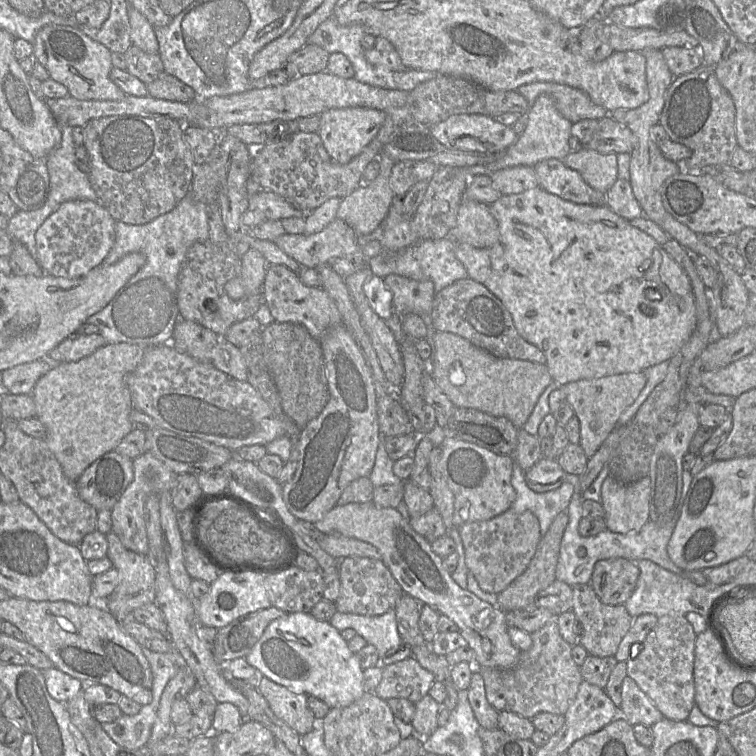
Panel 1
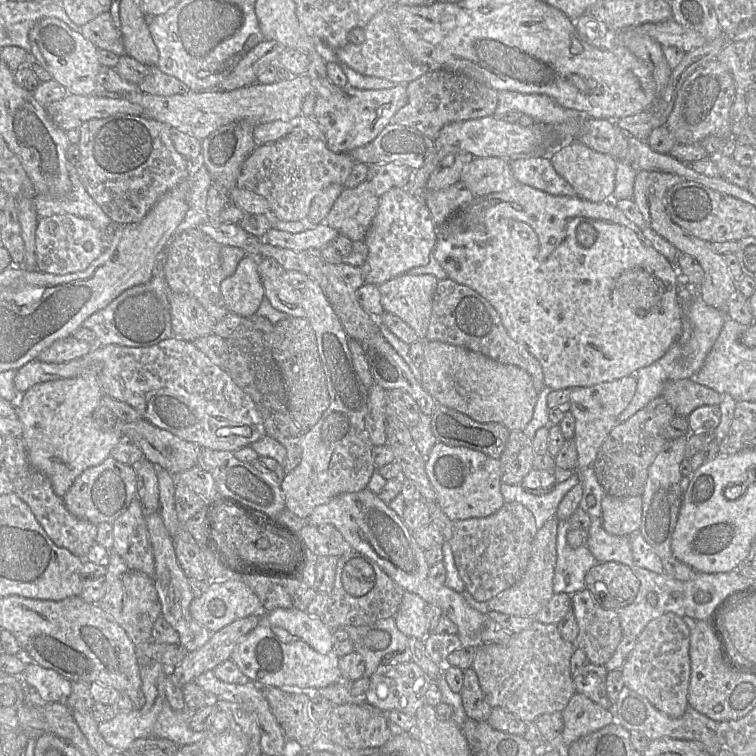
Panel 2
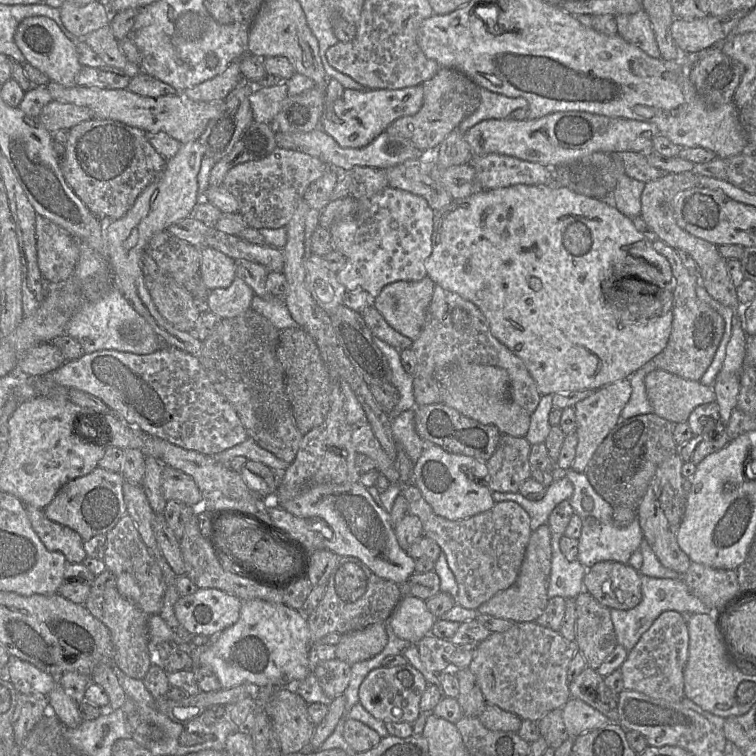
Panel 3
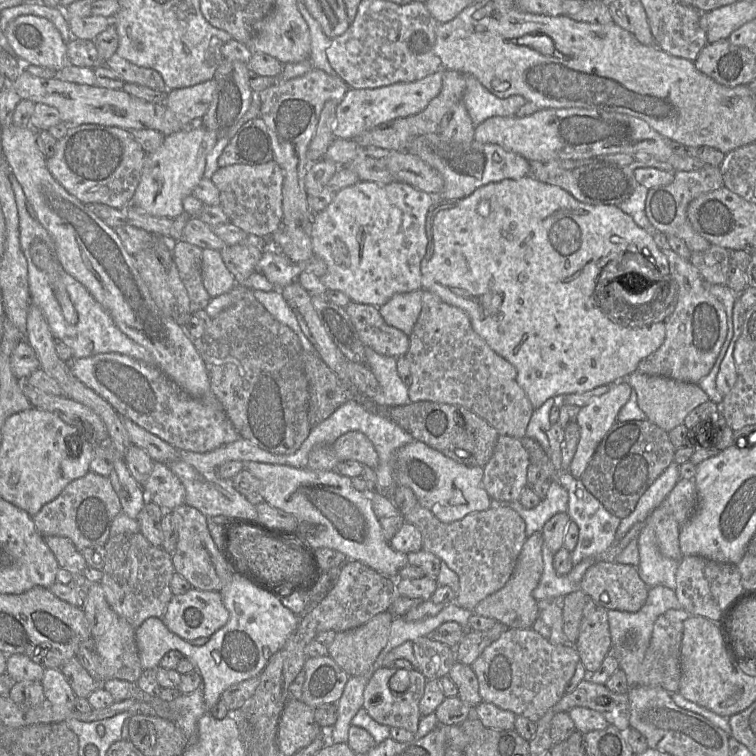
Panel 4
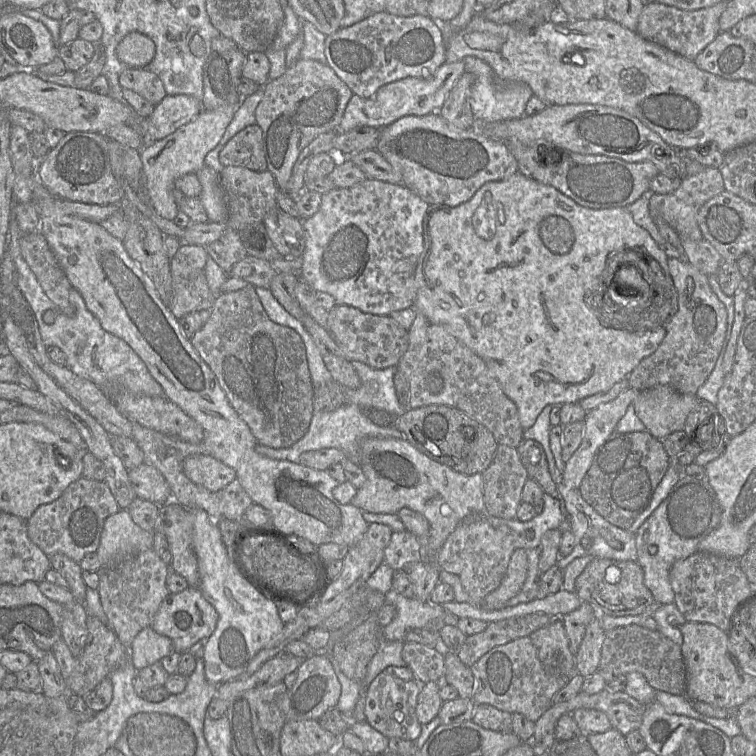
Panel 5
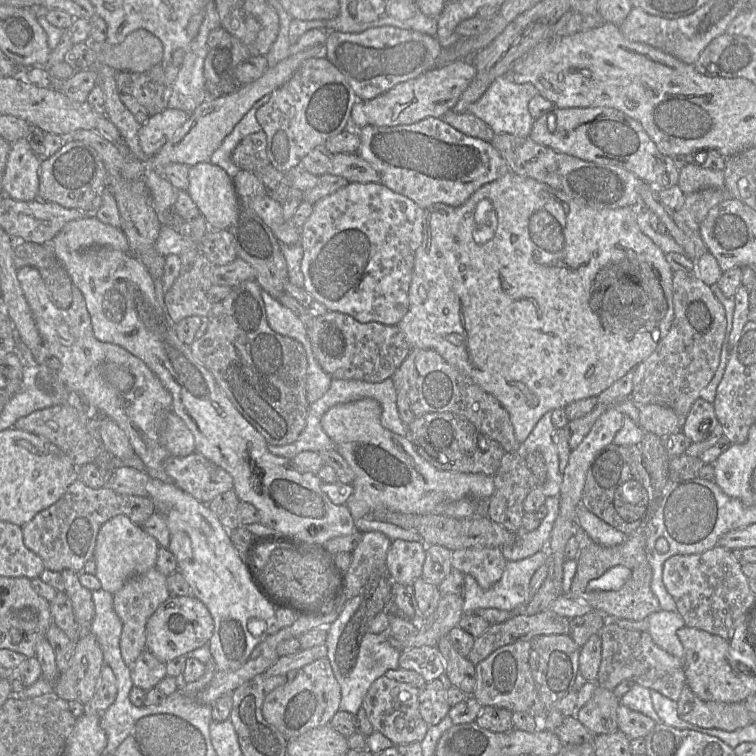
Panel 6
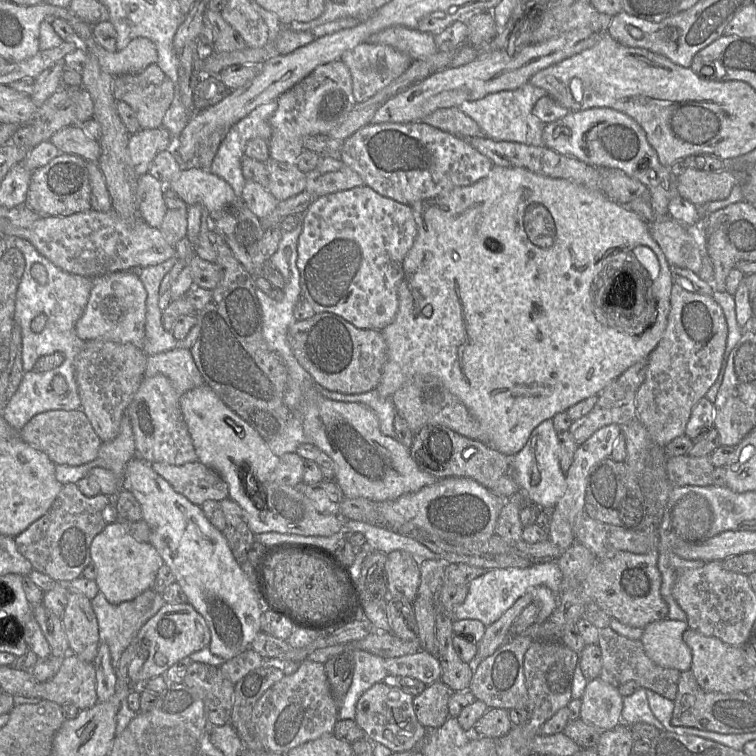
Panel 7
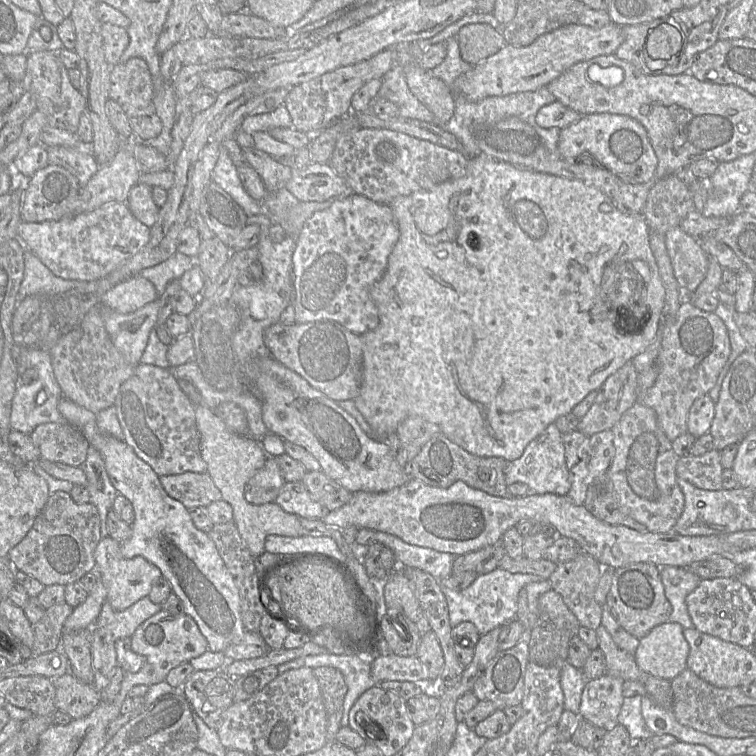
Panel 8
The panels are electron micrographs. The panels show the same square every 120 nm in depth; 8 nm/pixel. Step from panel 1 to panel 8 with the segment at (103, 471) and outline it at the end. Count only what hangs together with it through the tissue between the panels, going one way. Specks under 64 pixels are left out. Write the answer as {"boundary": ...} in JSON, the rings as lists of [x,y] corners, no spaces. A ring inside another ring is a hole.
{"boundary":[[[56,491],[50,494],[26,536],[8,552],[14,571],[22,571],[45,586],[79,581],[95,567],[94,552],[101,540],[98,509],[92,503],[78,504],[70,494]]]}

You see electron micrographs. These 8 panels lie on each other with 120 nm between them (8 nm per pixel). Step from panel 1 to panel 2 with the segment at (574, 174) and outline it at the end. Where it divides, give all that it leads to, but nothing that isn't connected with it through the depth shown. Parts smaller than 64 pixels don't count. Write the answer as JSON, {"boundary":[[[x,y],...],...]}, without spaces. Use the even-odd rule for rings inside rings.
{"boundary":[[[549,155],[516,157],[509,162],[517,183],[554,196],[577,196],[572,186],[556,172]]]}

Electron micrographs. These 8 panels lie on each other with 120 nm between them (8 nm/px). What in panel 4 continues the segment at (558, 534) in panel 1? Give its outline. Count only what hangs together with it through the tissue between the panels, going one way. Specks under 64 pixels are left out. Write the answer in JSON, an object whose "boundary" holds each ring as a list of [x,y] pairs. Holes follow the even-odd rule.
{"boundary":[[[542,531],[536,532],[526,539],[508,582],[499,591],[481,601],[475,607],[474,615],[495,619],[509,628],[532,628],[540,613],[538,601],[533,597],[533,591],[538,586],[543,573],[543,545]]]}

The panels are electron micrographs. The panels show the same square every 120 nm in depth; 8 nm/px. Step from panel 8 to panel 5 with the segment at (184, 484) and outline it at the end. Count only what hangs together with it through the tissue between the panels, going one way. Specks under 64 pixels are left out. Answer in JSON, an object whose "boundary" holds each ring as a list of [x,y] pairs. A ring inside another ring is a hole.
{"boundary":[[[208,454],[191,455],[183,462],[183,472],[193,483],[220,492],[236,478],[236,471]]]}

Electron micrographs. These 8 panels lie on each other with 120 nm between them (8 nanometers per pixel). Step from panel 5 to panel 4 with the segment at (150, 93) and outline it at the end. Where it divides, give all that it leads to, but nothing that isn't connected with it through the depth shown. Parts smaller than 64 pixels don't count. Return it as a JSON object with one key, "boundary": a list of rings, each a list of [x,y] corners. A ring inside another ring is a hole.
{"boundary":[[[114,53],[105,63],[110,69],[120,74],[125,83],[146,86],[159,92],[166,92],[167,87],[161,74],[152,69],[134,65]]]}

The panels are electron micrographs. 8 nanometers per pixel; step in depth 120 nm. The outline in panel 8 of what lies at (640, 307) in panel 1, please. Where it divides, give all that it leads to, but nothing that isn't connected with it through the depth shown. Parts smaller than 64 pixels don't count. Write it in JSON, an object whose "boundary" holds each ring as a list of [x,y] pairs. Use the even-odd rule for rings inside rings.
{"boundary":[[[481,153],[481,154],[479,154],[479,155],[476,155],[476,156],[473,156],[473,157],[470,157],[470,161],[469,161],[469,165],[468,165],[468,168],[467,168],[467,172],[466,172],[466,174],[465,174],[465,175],[464,175],[464,176],[463,176],[463,177],[460,177],[460,178],[457,178],[457,179],[453,179],[453,180],[449,180],[449,181],[446,181],[446,182],[443,182],[443,183],[441,183],[441,184],[439,184],[439,185],[437,185],[437,186],[435,186],[435,187],[434,187],[434,188],[432,188],[432,189],[429,189],[429,190],[425,190],[425,191],[418,191],[418,192],[415,192],[415,193],[412,193],[412,194],[410,194],[410,195],[407,195],[407,196],[401,196],[401,197],[398,197],[398,198],[396,198],[396,199],[395,199],[395,200],[394,200],[394,201],[393,201],[393,202],[392,202],[392,203],[390,203],[390,204],[389,204],[389,205],[390,205],[390,207],[391,207],[391,208],[392,208],[392,210],[393,210],[393,213],[394,213],[394,217],[395,217],[395,220],[396,220],[396,222],[397,222],[397,225],[398,225],[398,228],[399,228],[399,231],[400,231],[400,236],[399,236],[399,239],[398,239],[398,241],[397,241],[397,243],[396,243],[396,244],[395,244],[395,246],[394,246],[394,248],[393,248],[393,250],[392,250],[392,252],[391,252],[391,254],[390,254],[390,255],[389,255],[389,258],[388,258],[388,263],[387,263],[387,268],[386,268],[386,270],[385,270],[385,273],[384,273],[384,274],[383,274],[383,276],[382,276],[382,278],[381,278],[381,279],[380,279],[380,280],[379,280],[379,281],[378,281],[378,282],[377,282],[377,283],[375,283],[375,284],[374,284],[374,285],[373,285],[373,286],[372,286],[372,287],[371,287],[371,288],[370,288],[370,290],[369,290],[369,294],[370,294],[370,297],[371,297],[371,299],[372,299],[372,300],[373,300],[373,302],[374,302],[374,304],[375,304],[375,305],[376,305],[376,307],[377,307],[377,309],[378,309],[378,314],[379,314],[379,325],[378,325],[378,326],[377,326],[377,327],[376,327],[376,328],[375,328],[375,329],[374,329],[374,330],[371,330],[371,331],[368,331],[368,332],[366,332],[366,333],[364,333],[364,334],[362,334],[362,335],[360,335],[360,336],[361,336],[361,339],[362,339],[362,343],[363,343],[363,374],[362,374],[362,382],[361,382],[361,387],[360,387],[360,392],[359,392],[359,395],[358,395],[358,396],[357,396],[357,397],[356,397],[356,398],[355,398],[355,399],[353,399],[353,401],[354,401],[354,402],[355,402],[355,405],[356,405],[356,408],[357,408],[357,409],[358,409],[358,411],[359,411],[359,412],[360,412],[360,413],[361,413],[361,414],[362,414],[362,416],[363,416],[363,417],[364,417],[364,418],[365,418],[365,420],[366,420],[366,421],[367,421],[367,423],[368,423],[368,424],[369,424],[369,426],[370,426],[370,427],[371,427],[371,429],[372,429],[372,434],[373,434],[373,435],[374,435],[374,436],[375,436],[375,439],[378,439],[378,437],[380,437],[380,436],[384,436],[384,437],[388,437],[388,436],[389,436],[389,435],[390,435],[390,434],[392,434],[392,433],[394,433],[394,432],[395,432],[395,431],[396,431],[396,429],[397,429],[397,427],[398,427],[398,425],[399,425],[399,424],[400,424],[400,423],[401,423],[401,422],[402,422],[402,421],[403,421],[403,420],[404,420],[404,419],[406,419],[406,418],[407,418],[407,417],[409,417],[409,416],[420,416],[420,417],[422,417],[422,418],[424,418],[424,419],[425,419],[425,420],[427,420],[427,421],[429,421],[429,422],[432,422],[432,423],[434,423],[434,424],[436,424],[436,425],[438,425],[438,426],[439,426],[439,427],[440,427],[440,431],[441,431],[441,433],[442,433],[442,434],[443,434],[443,435],[445,435],[445,436],[446,436],[446,437],[447,437],[447,438],[448,438],[448,439],[449,439],[449,440],[450,440],[450,441],[452,441],[452,442],[453,442],[453,443],[455,443],[455,444],[457,444],[457,445],[458,445],[458,446],[460,446],[460,447],[462,447],[462,448],[463,448],[463,449],[464,449],[464,450],[466,450],[466,451],[468,451],[468,452],[469,452],[469,453],[471,453],[471,454],[473,454],[473,455],[476,455],[476,456],[479,456],[479,457],[500,457],[500,458],[504,458],[504,459],[506,459],[506,460],[507,460],[507,461],[508,461],[508,462],[511,462],[511,461],[514,461],[514,460],[516,460],[516,459],[518,459],[518,458],[520,458],[520,457],[521,457],[521,456],[522,456],[522,454],[523,454],[523,452],[524,452],[524,450],[525,450],[525,448],[526,448],[526,446],[527,446],[527,445],[528,445],[528,444],[529,444],[529,443],[530,443],[530,442],[531,442],[531,441],[532,441],[532,440],[533,440],[533,439],[535,439],[535,438],[536,438],[536,437],[538,437],[538,436],[539,436],[539,435],[540,435],[540,434],[541,434],[541,433],[542,433],[542,432],[543,432],[543,431],[544,431],[544,430],[545,430],[545,429],[546,429],[546,428],[547,428],[547,427],[548,427],[548,426],[549,426],[549,425],[550,425],[550,424],[551,424],[551,423],[555,423],[555,421],[556,421],[556,420],[557,420],[557,419],[558,419],[558,418],[559,418],[559,417],[560,417],[560,416],[563,416],[563,415],[566,415],[566,414],[568,414],[568,413],[570,413],[570,412],[572,412],[572,409],[573,409],[573,408],[574,408],[574,407],[575,407],[575,406],[576,406],[576,405],[577,405],[577,404],[578,404],[578,403],[580,403],[580,402],[581,402],[581,401],[582,401],[582,400],[583,400],[583,399],[584,399],[584,398],[585,398],[585,397],[586,397],[586,396],[587,396],[587,395],[588,395],[588,394],[589,394],[589,393],[590,393],[590,392],[592,392],[592,391],[597,391],[597,390],[598,390],[598,389],[599,389],[599,388],[600,388],[600,387],[601,387],[601,385],[602,385],[602,384],[603,384],[603,383],[604,383],[604,382],[605,382],[605,380],[606,380],[606,379],[607,379],[607,378],[608,378],[608,377],[609,377],[609,376],[610,376],[610,375],[612,375],[612,374],[614,374],[614,373],[615,373],[615,372],[616,372],[616,371],[617,371],[617,370],[619,370],[619,369],[620,369],[620,368],[621,368],[621,367],[622,367],[622,366],[623,366],[623,365],[625,365],[625,364],[626,364],[626,363],[627,363],[627,362],[629,362],[629,361],[631,361],[631,360],[632,360],[632,359],[633,359],[633,358],[634,358],[634,357],[635,357],[635,356],[637,356],[637,355],[638,355],[638,354],[640,354],[640,353],[642,353],[642,352],[644,352],[644,351],[645,351],[645,350],[646,350],[646,349],[647,349],[647,347],[648,347],[648,346],[650,346],[650,345],[651,345],[651,344],[652,344],[652,343],[653,343],[653,341],[654,341],[654,339],[655,339],[655,337],[656,337],[656,334],[657,334],[657,331],[658,331],[658,327],[659,327],[659,323],[660,323],[660,321],[661,321],[661,316],[662,316],[662,314],[664,314],[664,304],[665,304],[665,289],[664,289],[664,286],[663,286],[663,283],[662,283],[662,280],[661,280],[661,277],[660,277],[660,274],[659,274],[659,270],[658,270],[658,266],[657,266],[657,263],[656,263],[656,260],[655,260],[655,258],[654,258],[654,255],[653,255],[653,253],[652,253],[652,250],[651,250],[651,248],[650,248],[650,239],[649,239],[649,227],[648,227],[648,225],[647,225],[647,223],[646,223],[646,220],[645,220],[645,218],[644,218],[644,216],[643,216],[643,213],[639,213],[639,214],[626,214],[626,213],[623,213],[623,212],[621,212],[621,211],[620,211],[620,210],[619,210],[619,209],[618,209],[618,208],[617,208],[617,207],[616,207],[616,206],[615,206],[615,204],[614,204],[614,203],[613,203],[613,201],[612,201],[612,199],[611,199],[611,198],[610,198],[610,197],[609,197],[609,196],[608,196],[608,195],[606,195],[606,194],[605,194],[605,193],[603,193],[603,192],[602,192],[602,191],[601,191],[601,190],[599,190],[599,189],[598,189],[598,188],[596,188],[596,187],[595,187],[595,186],[593,186],[593,185],[589,185],[589,184],[587,184],[587,183],[585,183],[585,182],[583,182],[583,181],[582,181],[582,180],[579,180],[579,179],[569,179],[569,178],[565,178],[565,177],[561,177],[561,176],[555,176],[555,175],[551,175],[551,174],[547,174],[547,173],[541,173],[541,172],[536,172],[536,171],[532,171],[532,170],[526,170],[526,169],[521,169],[521,168],[518,168],[518,167],[516,167],[516,166],[515,166],[515,165],[512,165],[512,164],[511,164],[511,163],[507,163],[507,162],[505,162],[505,161],[501,161],[501,160],[498,160],[498,159],[494,159],[494,158],[492,158],[492,157],[488,157],[488,156],[486,156],[486,155],[485,155],[485,154],[482,154],[482,153]],[[638,279],[639,279],[639,280],[640,280],[640,282],[637,282],[637,280],[638,280]],[[631,282],[637,282],[637,283],[638,283],[638,284],[640,284],[640,287],[641,287],[641,289],[642,289],[642,294],[643,294],[643,297],[642,297],[642,301],[641,301],[641,298],[639,298],[639,299],[638,299],[638,300],[637,300],[637,301],[635,301],[635,304],[639,304],[639,303],[643,303],[643,304],[644,304],[644,305],[645,305],[645,306],[646,306],[646,309],[647,309],[647,310],[646,310],[646,312],[645,312],[645,315],[644,315],[644,317],[645,317],[645,316],[646,316],[646,317],[647,317],[647,318],[648,318],[648,319],[647,319],[647,322],[646,322],[646,323],[645,323],[645,325],[643,325],[643,326],[642,326],[642,327],[640,327],[640,328],[638,328],[638,326],[636,326],[636,325],[633,325],[633,326],[632,326],[632,327],[630,327],[630,326],[629,326],[629,324],[627,324],[627,323],[626,323],[626,320],[624,320],[624,319],[623,319],[623,316],[629,316],[629,317],[630,317],[630,319],[632,319],[632,318],[631,318],[631,315],[624,315],[624,314],[622,314],[622,313],[621,313],[621,311],[623,311],[623,310],[618,310],[618,309],[616,309],[616,305],[622,305],[622,304],[623,304],[623,300],[627,300],[627,299],[626,299],[626,297],[627,297],[627,291],[625,291],[625,289],[626,289],[626,286],[630,286],[630,284],[631,284]],[[619,312],[620,312],[620,315],[619,315]],[[614,313],[616,313],[616,314],[618,314],[618,318],[619,318],[619,321],[621,321],[621,324],[614,324],[614,325],[613,325],[613,324],[612,324],[612,322],[613,322],[613,321],[614,321]],[[648,316],[649,316],[649,317],[648,317]]]}

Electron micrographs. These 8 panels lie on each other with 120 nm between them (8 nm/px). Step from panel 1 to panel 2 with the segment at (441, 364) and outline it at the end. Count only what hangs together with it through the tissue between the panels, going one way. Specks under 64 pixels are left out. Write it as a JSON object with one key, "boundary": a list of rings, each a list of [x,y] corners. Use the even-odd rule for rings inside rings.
{"boundary":[[[423,340],[423,343],[424,360],[420,367],[421,383],[438,405],[457,410],[480,423],[497,422],[503,424],[510,432],[524,431],[532,419],[539,396],[531,376],[525,370],[515,365],[496,362],[483,354],[463,347],[440,341]]]}

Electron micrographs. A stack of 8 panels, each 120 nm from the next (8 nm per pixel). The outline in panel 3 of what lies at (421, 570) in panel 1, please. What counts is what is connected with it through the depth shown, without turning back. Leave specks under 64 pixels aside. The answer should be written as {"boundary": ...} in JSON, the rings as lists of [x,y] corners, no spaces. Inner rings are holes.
{"boundary":[[[359,482],[318,484],[303,490],[294,498],[280,503],[279,506],[297,517],[317,519],[318,522],[324,524],[324,549],[328,549],[340,557],[358,558],[379,577],[401,585],[415,573],[415,560],[400,547],[390,514],[375,502],[367,487]]]}

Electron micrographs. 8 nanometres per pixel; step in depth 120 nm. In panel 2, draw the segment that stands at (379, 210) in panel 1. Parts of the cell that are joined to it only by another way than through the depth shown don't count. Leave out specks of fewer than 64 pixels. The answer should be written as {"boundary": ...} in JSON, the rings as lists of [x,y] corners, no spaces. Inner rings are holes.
{"boundary":[[[368,180],[355,188],[344,188],[323,223],[352,242],[363,241],[377,214],[379,200]]]}

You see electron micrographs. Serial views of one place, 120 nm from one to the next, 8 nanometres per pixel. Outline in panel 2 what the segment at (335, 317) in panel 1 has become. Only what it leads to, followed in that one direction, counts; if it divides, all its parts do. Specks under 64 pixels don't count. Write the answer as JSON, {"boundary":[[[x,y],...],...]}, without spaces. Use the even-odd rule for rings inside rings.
{"boundary":[[[272,258],[258,259],[264,297],[271,306],[287,317],[305,318],[301,291],[285,280],[286,270]]]}

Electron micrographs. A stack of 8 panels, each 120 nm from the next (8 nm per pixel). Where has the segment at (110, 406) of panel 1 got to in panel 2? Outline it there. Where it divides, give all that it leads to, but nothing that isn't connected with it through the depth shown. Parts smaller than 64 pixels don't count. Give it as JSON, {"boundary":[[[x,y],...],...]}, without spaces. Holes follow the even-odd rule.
{"boundary":[[[80,373],[78,376],[73,378],[63,378],[35,384],[30,387],[26,392],[21,394],[17,402],[12,402],[16,407],[15,416],[22,423],[22,439],[25,444],[29,462],[34,468],[45,474],[50,479],[54,493],[59,497],[63,497],[66,494],[75,479],[84,470],[101,464],[107,457],[109,457],[111,450],[118,443],[120,437],[122,436],[120,432],[114,429],[105,428],[104,426],[102,427],[94,420],[94,412],[99,406],[102,405],[103,396],[104,394],[99,384],[98,376],[95,375],[95,373]]]}

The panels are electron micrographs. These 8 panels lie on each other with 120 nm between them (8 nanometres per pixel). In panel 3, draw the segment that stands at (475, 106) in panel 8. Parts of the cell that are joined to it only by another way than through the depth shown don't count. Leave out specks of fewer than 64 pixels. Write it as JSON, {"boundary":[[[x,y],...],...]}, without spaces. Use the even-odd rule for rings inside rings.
{"boundary":[[[480,87],[481,102],[473,114],[465,118],[459,125],[461,132],[488,119],[506,119],[518,108],[528,108],[528,102],[523,97],[511,98]]]}

